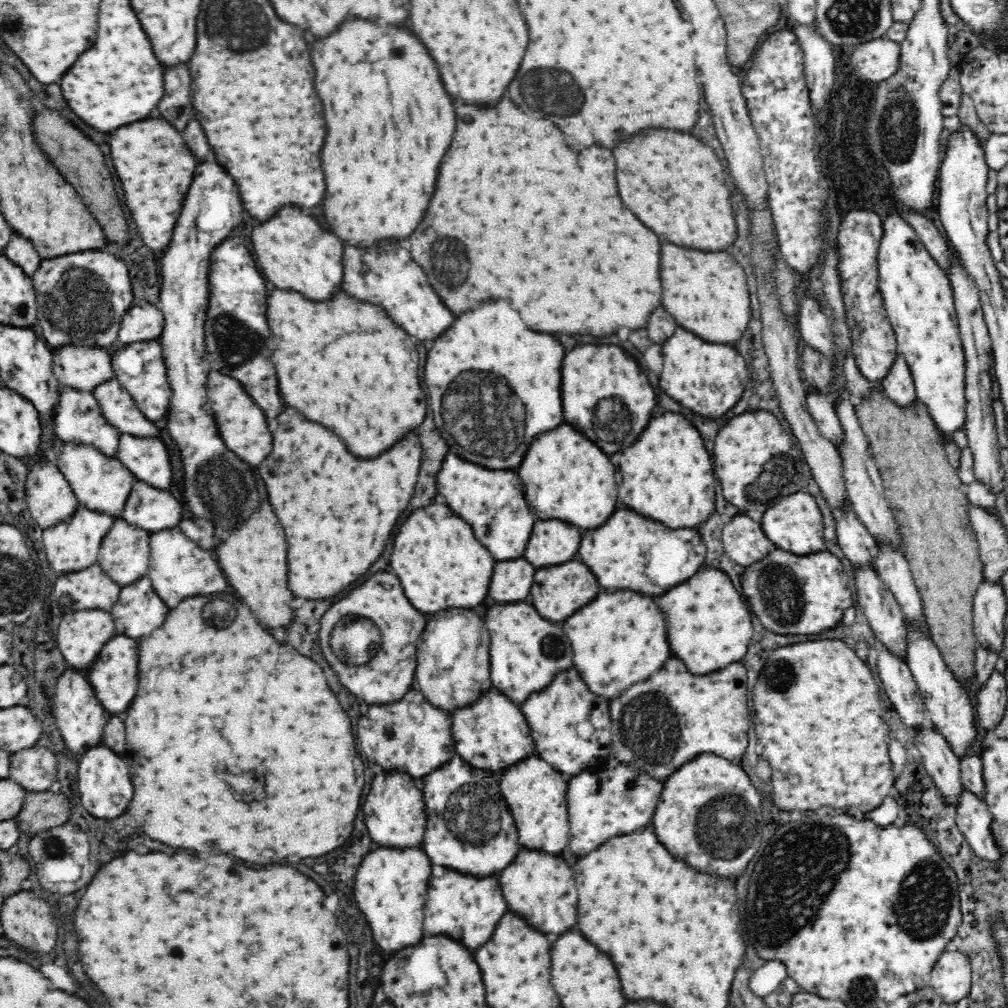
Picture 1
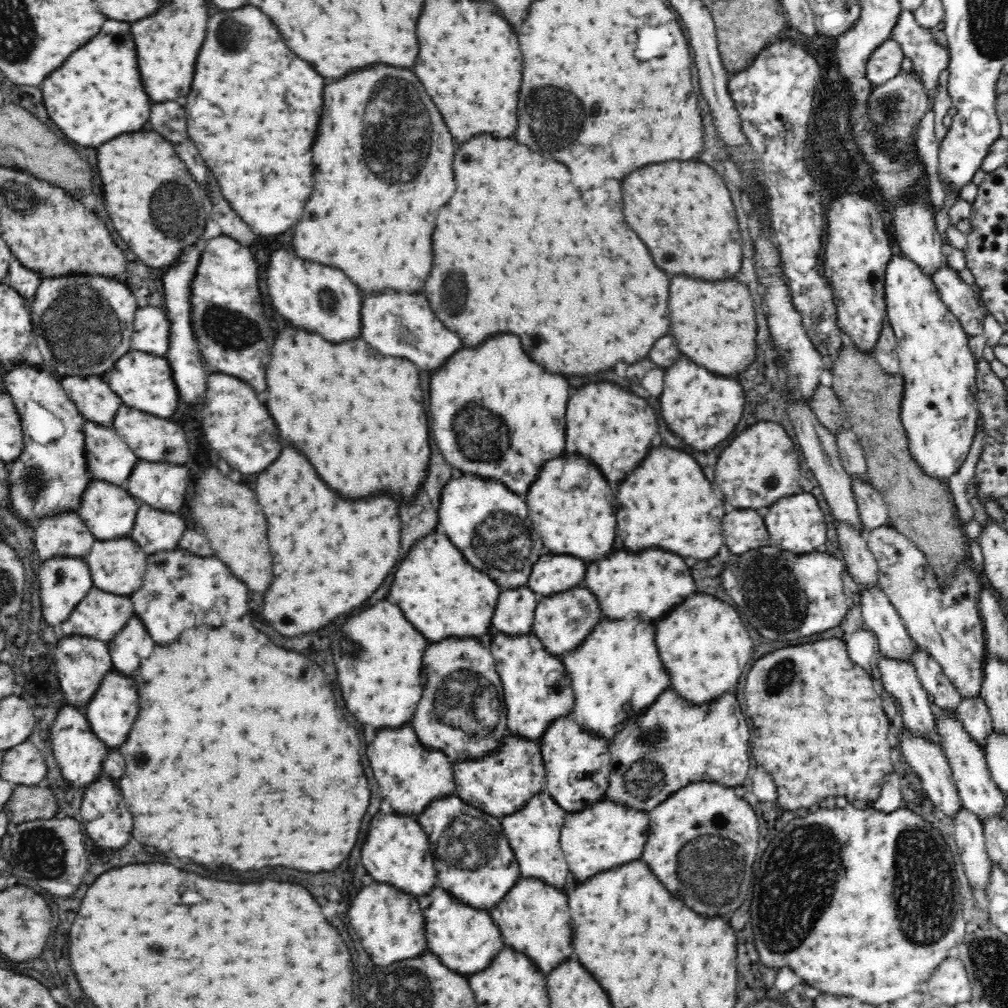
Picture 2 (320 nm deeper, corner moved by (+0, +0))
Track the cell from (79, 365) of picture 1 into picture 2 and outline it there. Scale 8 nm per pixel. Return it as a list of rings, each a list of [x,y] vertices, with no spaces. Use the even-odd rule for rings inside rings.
[[[98,375],[62,377],[61,387],[71,398],[85,421],[112,426],[112,420],[123,402]]]

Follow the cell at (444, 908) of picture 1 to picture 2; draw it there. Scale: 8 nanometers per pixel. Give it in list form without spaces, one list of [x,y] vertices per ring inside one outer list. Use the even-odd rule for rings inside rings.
[[[434,888],[428,894],[418,897],[420,908],[424,910],[426,918],[426,940],[428,950],[436,954],[436,958],[442,965],[448,966],[452,972],[470,976],[484,968],[488,968],[488,962],[496,958],[496,954],[504,948],[500,940],[500,930],[490,918],[488,911],[474,910],[470,906],[452,898],[448,891]]]

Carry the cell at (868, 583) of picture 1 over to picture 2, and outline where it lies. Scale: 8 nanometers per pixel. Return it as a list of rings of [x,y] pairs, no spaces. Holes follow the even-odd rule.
[[[882,657],[878,666],[886,690],[897,701],[897,704],[900,704],[904,731],[908,732],[908,735],[912,735],[912,737],[924,737],[926,741],[930,741],[930,743],[943,750],[943,742],[941,742],[941,736],[937,728],[937,715],[930,702],[930,698],[928,698],[928,693],[924,690],[918,678],[915,666],[908,662],[887,660],[886,657]]]

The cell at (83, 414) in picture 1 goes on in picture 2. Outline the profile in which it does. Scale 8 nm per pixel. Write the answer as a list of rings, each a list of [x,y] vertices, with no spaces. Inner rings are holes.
[[[85,421],[85,453],[93,478],[124,487],[139,458],[114,428]]]

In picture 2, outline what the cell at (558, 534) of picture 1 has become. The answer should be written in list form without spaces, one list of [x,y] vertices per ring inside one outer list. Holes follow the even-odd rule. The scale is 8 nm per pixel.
[[[544,553],[532,566],[527,587],[539,598],[550,598],[556,593],[580,586],[586,570],[586,564],[576,556],[554,556],[554,553]]]

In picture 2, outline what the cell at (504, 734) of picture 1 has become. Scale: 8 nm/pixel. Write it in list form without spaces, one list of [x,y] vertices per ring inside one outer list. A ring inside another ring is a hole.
[[[508,734],[503,738],[499,751],[481,759],[468,759],[453,764],[456,796],[464,803],[501,819],[514,814],[528,802],[529,798],[545,791],[547,778],[541,748],[518,735]]]

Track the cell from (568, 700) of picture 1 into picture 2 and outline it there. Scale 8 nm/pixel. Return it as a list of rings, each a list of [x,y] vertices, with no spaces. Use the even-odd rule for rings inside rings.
[[[570,716],[557,718],[542,735],[539,742],[541,755],[544,759],[547,786],[545,791],[560,805],[567,813],[577,813],[591,807],[593,804],[606,799],[606,791],[609,787],[608,775],[611,773],[611,756],[609,741],[590,735],[585,732]]]

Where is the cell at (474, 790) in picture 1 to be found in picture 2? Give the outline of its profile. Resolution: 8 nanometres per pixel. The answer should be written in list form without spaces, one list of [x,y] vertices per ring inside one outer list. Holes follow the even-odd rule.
[[[454,794],[432,801],[419,814],[418,821],[430,841],[438,886],[458,901],[488,911],[519,881],[519,864],[500,819],[464,803]]]

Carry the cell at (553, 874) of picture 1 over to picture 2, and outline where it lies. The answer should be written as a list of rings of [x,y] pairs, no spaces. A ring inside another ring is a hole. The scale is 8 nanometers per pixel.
[[[520,877],[490,914],[500,928],[504,942],[516,952],[526,954],[542,972],[552,972],[554,966],[566,962],[574,954],[568,898],[536,878]]]

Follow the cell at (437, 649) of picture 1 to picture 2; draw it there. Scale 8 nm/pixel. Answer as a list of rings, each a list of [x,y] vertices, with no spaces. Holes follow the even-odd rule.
[[[446,638],[438,644],[428,646],[424,654],[424,664],[428,664],[428,668],[424,668],[422,672],[424,696],[410,722],[420,745],[440,751],[452,764],[468,759],[481,759],[499,751],[503,745],[503,738],[510,732],[506,728],[506,722],[500,722],[504,710],[502,681],[500,682],[501,678],[496,672],[493,654],[488,652],[488,648],[484,648],[478,640],[472,638],[470,640]],[[454,670],[456,674],[450,674]]]

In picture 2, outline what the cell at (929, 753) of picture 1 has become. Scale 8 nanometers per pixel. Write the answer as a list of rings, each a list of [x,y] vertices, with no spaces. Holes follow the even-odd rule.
[[[962,808],[953,818],[955,841],[958,854],[962,858],[962,868],[966,872],[972,895],[976,892],[987,893],[994,862],[987,853],[984,827],[976,815]]]

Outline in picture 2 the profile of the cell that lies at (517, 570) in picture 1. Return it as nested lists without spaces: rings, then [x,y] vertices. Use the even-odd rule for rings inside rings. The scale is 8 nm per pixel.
[[[526,586],[502,589],[499,596],[492,626],[508,637],[532,632],[535,609],[540,600],[537,594]]]

